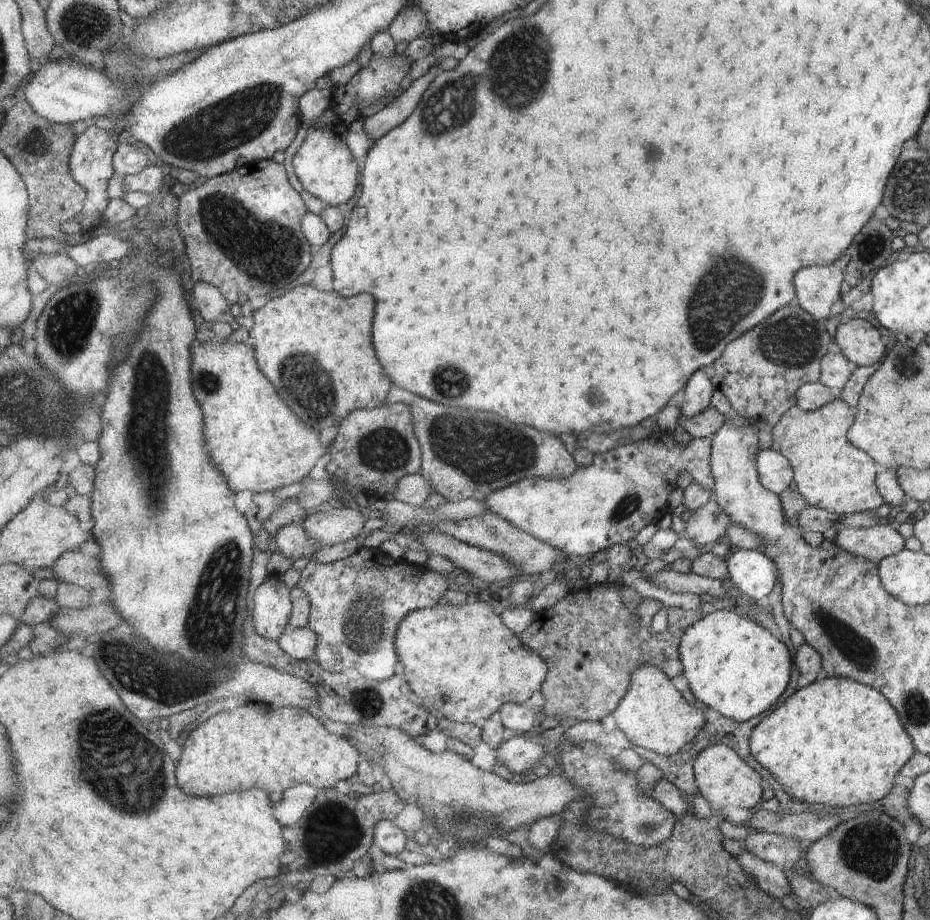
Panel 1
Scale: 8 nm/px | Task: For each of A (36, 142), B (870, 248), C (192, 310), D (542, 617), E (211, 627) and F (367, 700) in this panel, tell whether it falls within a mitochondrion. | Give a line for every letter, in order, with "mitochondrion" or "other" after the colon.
A: mitochondrion
B: other
C: other
D: other
E: mitochondrion
F: mitochondrion

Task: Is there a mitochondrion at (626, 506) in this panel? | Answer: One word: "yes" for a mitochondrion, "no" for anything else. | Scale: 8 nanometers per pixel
yes

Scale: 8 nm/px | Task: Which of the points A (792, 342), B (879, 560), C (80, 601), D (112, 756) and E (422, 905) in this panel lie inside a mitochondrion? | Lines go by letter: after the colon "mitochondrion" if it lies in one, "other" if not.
A: mitochondrion
B: other
C: other
D: mitochondrion
E: mitochondrion

